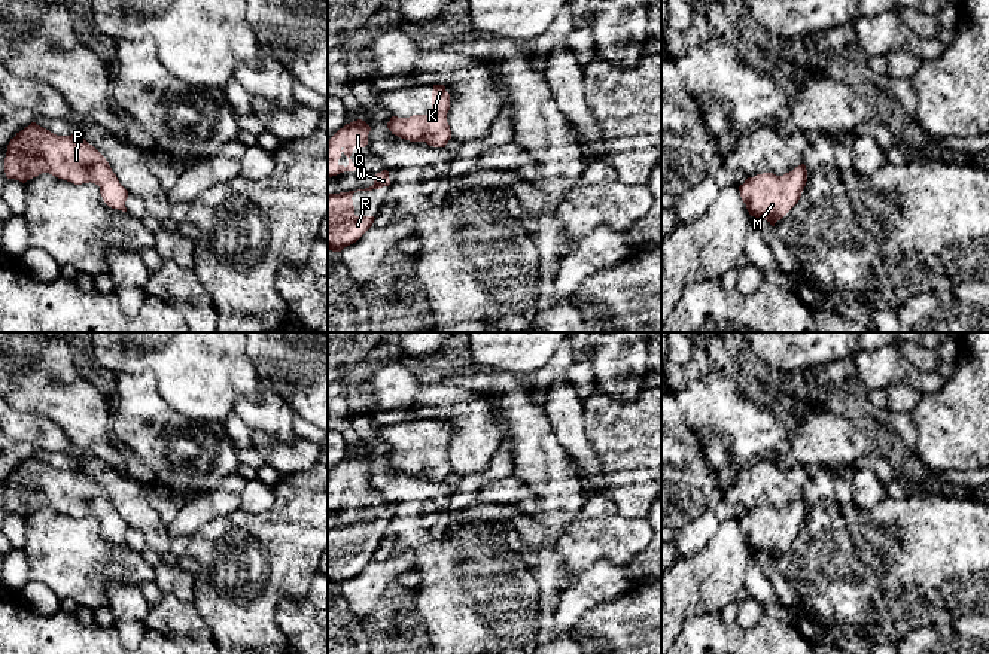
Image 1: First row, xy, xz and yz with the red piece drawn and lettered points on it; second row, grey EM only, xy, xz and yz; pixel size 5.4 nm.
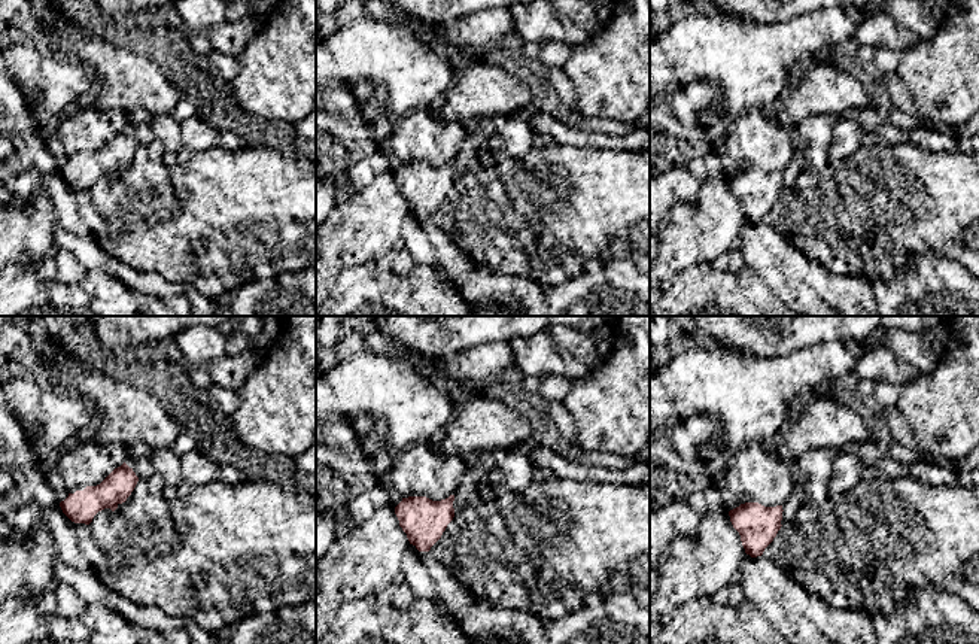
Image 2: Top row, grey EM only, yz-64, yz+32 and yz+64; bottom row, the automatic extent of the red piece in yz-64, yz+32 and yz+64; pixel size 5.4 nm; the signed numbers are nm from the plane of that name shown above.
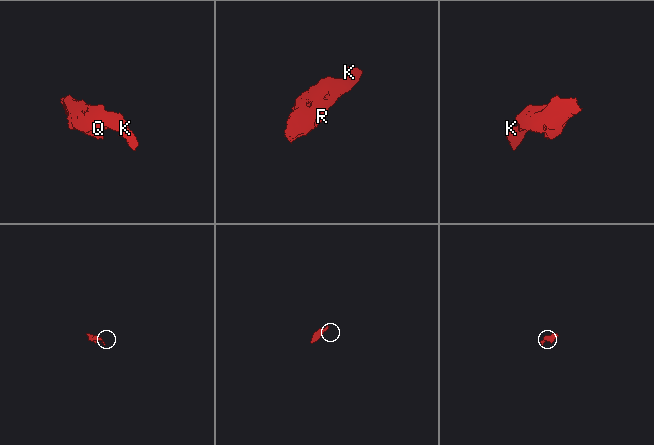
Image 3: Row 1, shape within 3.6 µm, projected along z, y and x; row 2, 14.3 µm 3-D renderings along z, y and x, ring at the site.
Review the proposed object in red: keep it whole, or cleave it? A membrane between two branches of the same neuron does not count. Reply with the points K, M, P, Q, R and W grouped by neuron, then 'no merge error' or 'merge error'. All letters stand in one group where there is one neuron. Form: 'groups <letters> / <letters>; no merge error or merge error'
groups K M P Q R W; no merge error

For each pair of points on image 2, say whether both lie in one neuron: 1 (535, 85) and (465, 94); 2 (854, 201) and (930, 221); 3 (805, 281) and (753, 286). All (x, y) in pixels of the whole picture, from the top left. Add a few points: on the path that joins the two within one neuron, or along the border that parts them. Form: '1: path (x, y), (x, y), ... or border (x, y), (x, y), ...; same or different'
1: path (517, 85), (483, 87); same
2: path (873, 201), (911, 204); same
3: border (747, 267), (753, 269), (784, 300); different

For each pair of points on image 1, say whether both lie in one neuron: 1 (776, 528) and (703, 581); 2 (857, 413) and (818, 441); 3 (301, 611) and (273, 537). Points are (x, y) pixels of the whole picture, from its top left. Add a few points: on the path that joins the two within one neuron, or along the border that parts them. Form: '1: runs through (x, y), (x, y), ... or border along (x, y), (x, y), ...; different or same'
1: runs through (757, 531), (746, 532), (729, 550), (723, 562); same
2: runs through (848, 417), (827, 435); same
3: border along (312, 578), (303, 596), (279, 599), (277, 629); different

